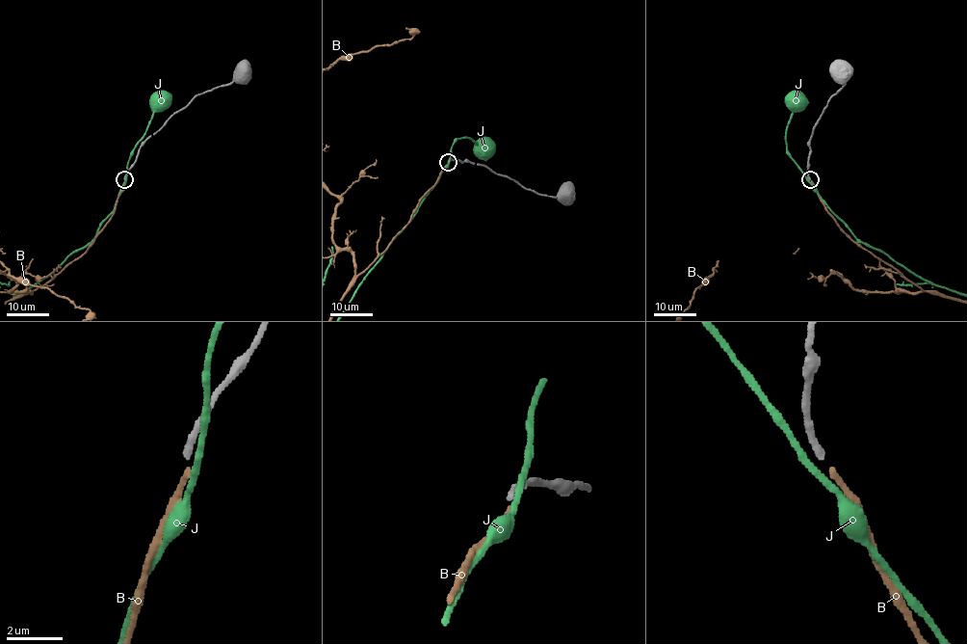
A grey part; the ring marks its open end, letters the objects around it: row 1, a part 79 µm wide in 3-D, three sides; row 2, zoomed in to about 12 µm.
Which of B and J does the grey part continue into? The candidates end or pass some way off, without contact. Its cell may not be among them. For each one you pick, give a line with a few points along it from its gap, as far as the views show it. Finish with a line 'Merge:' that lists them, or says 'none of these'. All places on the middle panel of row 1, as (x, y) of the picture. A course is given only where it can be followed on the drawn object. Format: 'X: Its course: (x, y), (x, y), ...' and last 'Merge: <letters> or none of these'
Merge: none of these

